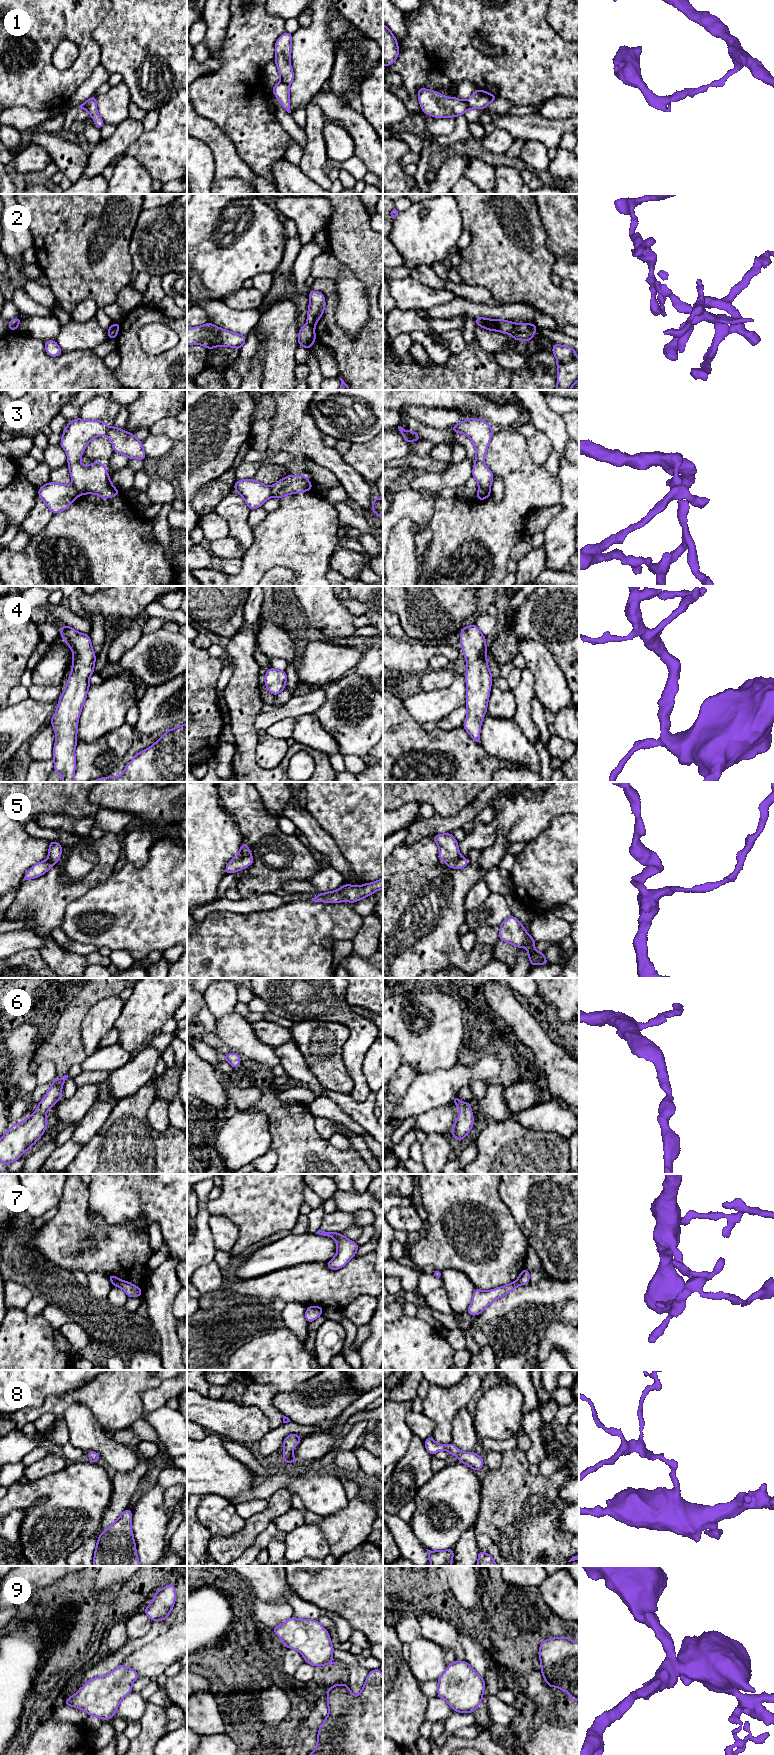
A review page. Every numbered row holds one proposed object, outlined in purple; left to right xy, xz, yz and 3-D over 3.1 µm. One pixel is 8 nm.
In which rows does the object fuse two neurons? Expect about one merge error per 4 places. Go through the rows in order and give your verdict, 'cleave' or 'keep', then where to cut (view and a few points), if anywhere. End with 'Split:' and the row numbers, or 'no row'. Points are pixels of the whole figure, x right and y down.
1: cleave; cut xz (281, 81), (288, 85)
2: cleave; cut yz (514, 324), (511, 333)
3: cleave; cut xz (270, 486), (271, 496)
4: keep; cut none
5: keep; cut none
6: keep; cut none
7: cleave; cut xy (121, 1280), (112, 1284)
8: keep; cut none
9: keep; cut none
Split: 1, 2, 3, 7

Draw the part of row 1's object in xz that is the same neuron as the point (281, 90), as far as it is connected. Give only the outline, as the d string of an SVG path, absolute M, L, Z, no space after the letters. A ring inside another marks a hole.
M279 82L272 87L272 91L283 106L283 108L288 112L291 113L290 110L290 92L289 92L289 85L283 82Z

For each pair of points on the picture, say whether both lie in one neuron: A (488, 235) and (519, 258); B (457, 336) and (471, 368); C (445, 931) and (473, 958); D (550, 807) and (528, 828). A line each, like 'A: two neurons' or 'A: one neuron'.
A: one neuron
B: two neurons
C: one neuron
D: one neuron

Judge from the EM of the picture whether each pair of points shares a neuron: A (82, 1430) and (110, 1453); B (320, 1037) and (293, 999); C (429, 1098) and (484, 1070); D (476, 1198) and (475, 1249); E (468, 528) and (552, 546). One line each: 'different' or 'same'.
A: same
B: different
C: same
D: same
E: different

